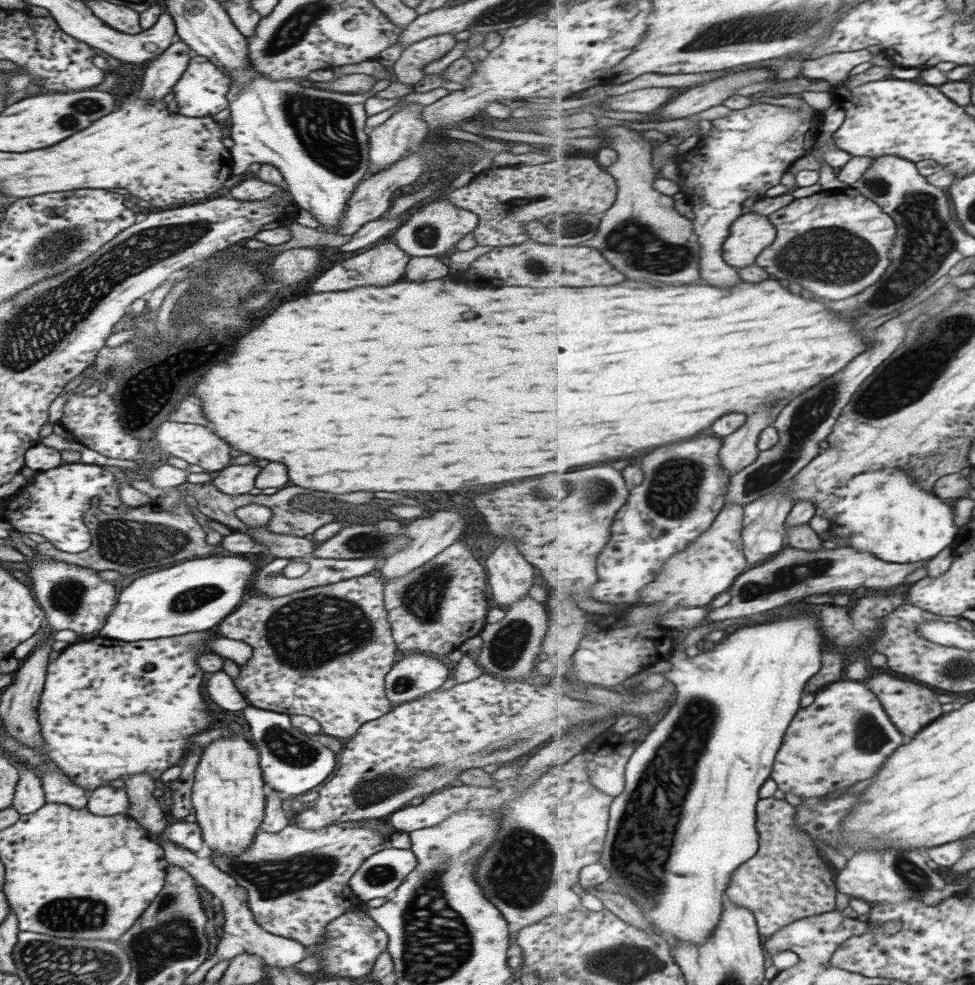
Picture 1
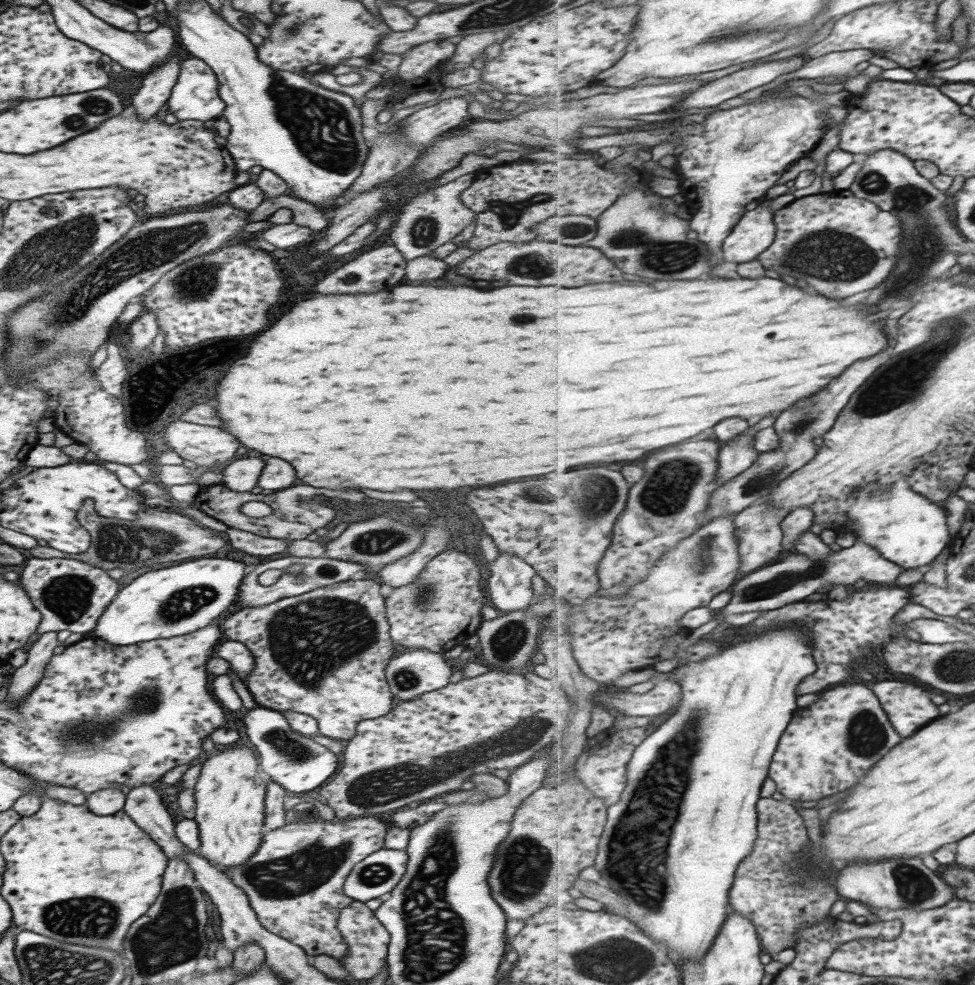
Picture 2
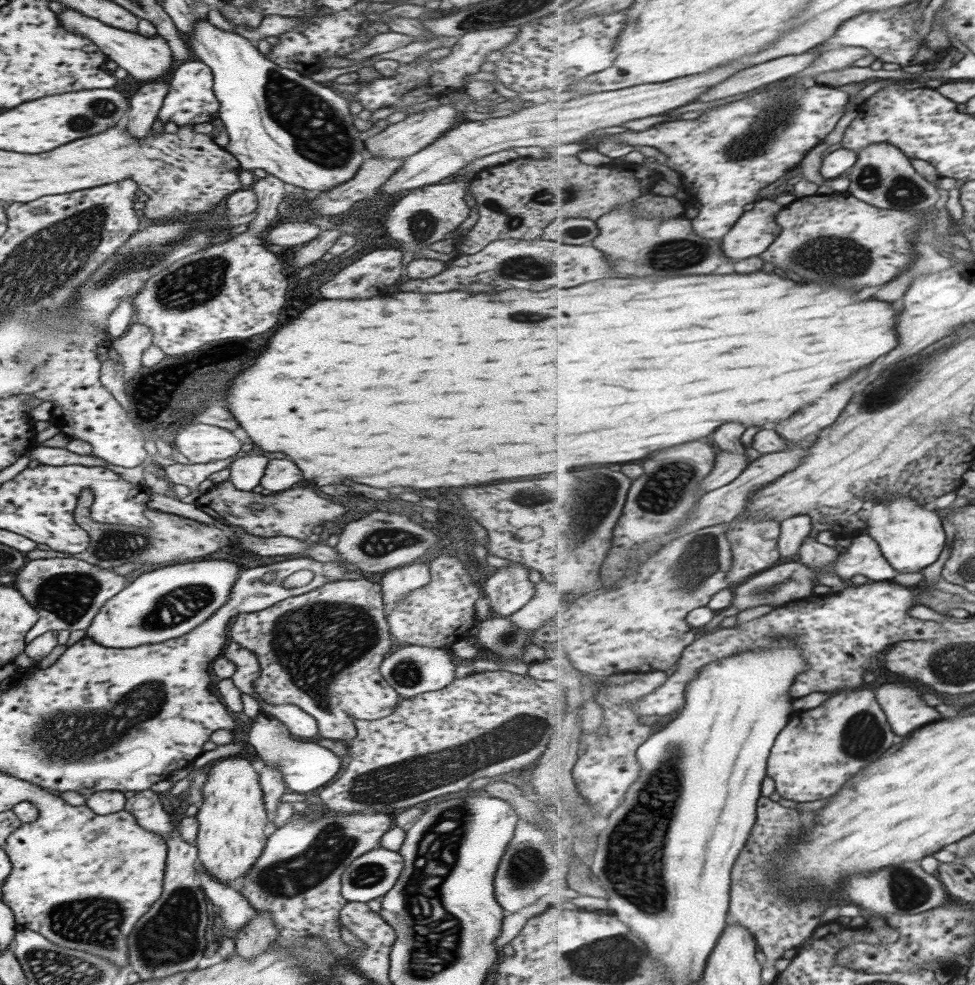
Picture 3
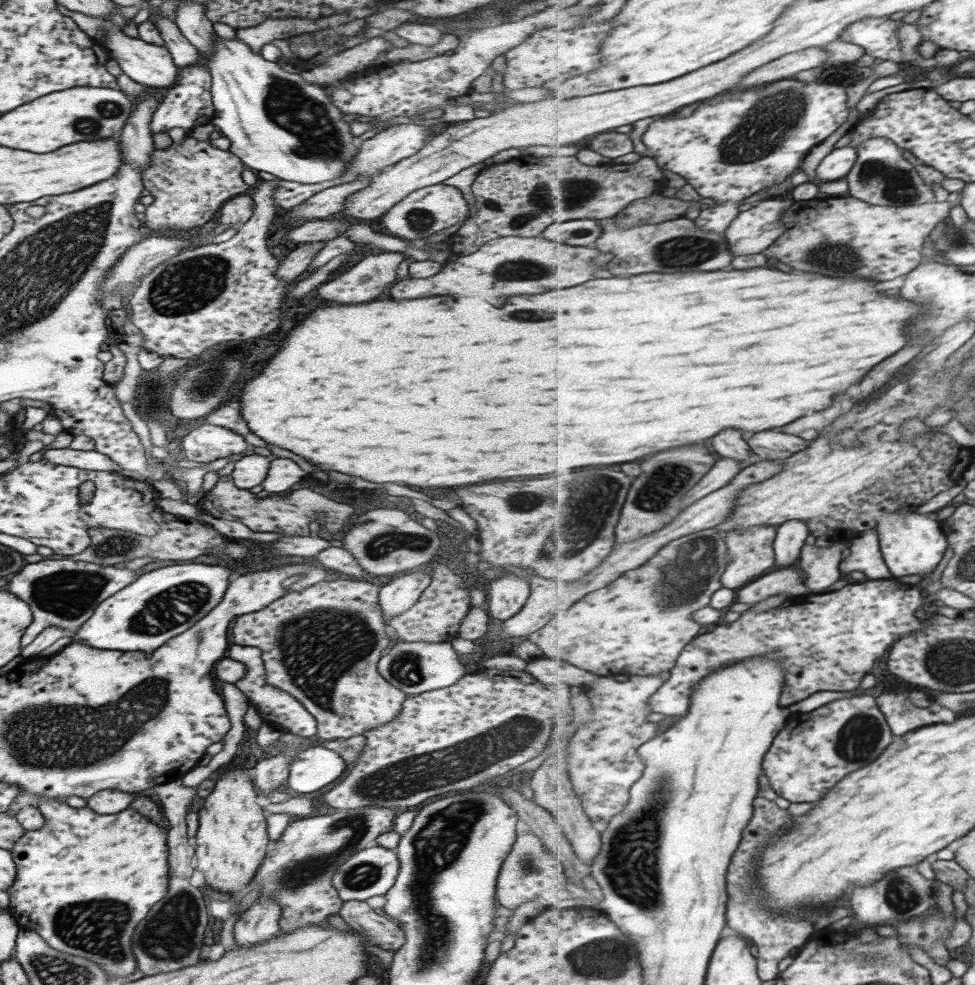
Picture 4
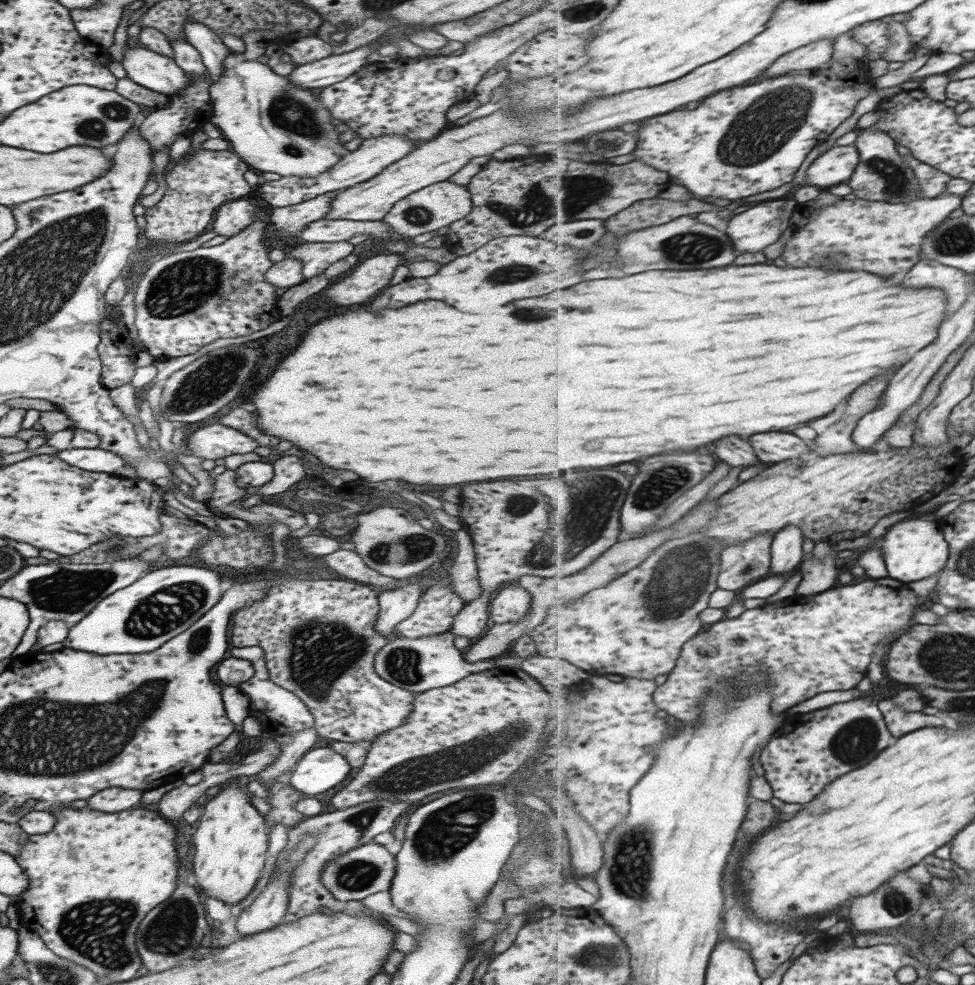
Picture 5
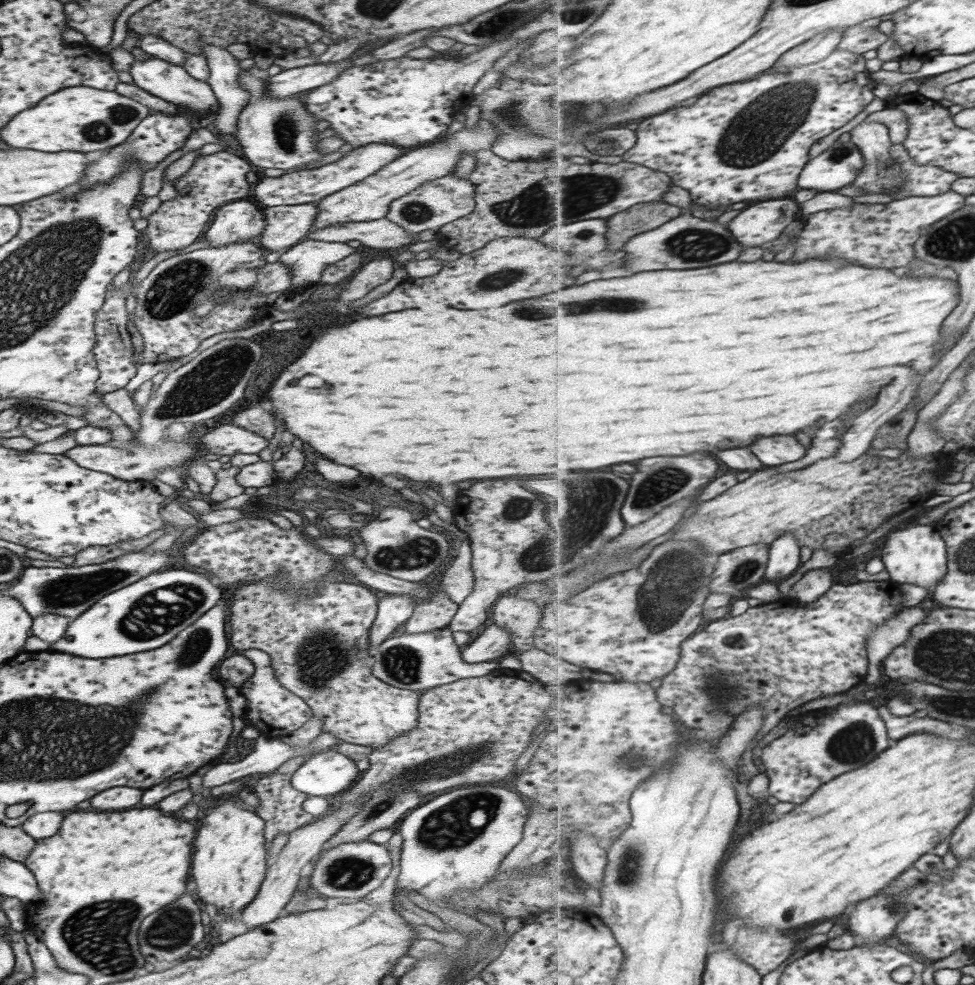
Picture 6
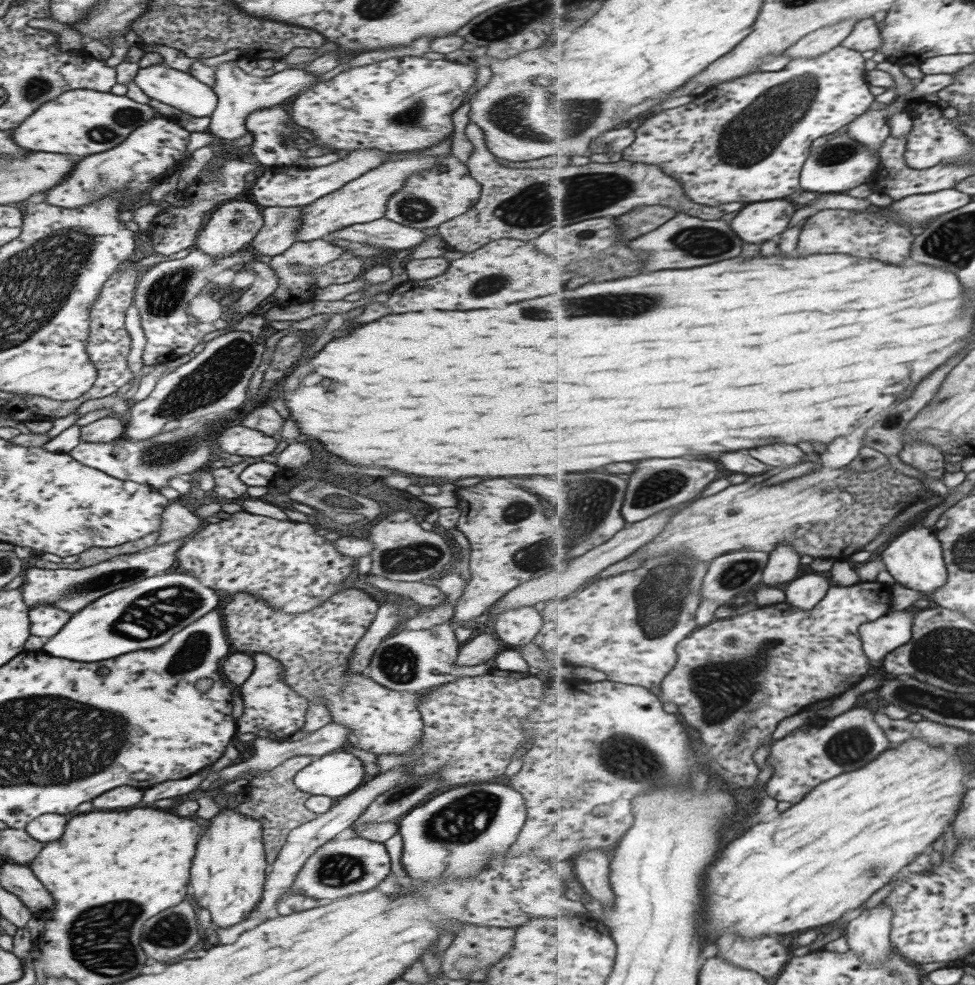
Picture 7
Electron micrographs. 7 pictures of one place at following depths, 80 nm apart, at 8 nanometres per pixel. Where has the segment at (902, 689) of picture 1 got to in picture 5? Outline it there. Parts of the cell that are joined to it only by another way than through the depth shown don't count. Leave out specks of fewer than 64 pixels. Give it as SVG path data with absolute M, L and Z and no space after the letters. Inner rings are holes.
M887 698L887 700L881 700L881 712L885 712L885 720L889 722L888 727L893 736L901 738L909 732L915 732L915 730L921 730L923 726L943 726L943 720L937 718L937 716L929 716L929 714L923 714L923 712L905 712L901 710L893 698Z

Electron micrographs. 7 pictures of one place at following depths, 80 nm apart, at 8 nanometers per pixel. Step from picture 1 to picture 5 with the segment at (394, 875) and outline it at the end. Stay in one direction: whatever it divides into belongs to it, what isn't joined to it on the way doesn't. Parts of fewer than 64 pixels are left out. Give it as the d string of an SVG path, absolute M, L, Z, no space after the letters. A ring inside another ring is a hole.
M369 842L338 854L333 860L326 862L320 872L322 885L337 900L359 901L365 896L383 892L390 887L395 870L394 856L383 845Z

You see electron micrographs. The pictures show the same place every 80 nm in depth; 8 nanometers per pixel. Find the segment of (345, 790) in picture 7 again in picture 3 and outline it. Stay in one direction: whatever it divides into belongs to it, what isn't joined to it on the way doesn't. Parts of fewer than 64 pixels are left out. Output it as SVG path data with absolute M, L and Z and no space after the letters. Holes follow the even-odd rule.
M261 710L251 721L244 740L253 746L255 752L263 760L263 764L272 766L281 773L285 786L297 794L311 792L327 784L341 768L339 757L330 750L317 743L304 742L301 738L293 737L280 720Z

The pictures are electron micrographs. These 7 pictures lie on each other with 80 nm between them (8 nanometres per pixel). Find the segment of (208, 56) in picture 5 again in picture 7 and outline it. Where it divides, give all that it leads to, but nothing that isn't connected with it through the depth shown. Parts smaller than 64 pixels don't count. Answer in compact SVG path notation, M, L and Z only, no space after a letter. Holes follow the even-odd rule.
M221 62L214 66L215 84L213 84L212 92L217 96L216 105L213 112L208 116L210 123L208 124L208 132L214 137L220 138L221 141L213 144L215 158L223 158L226 153L231 152L233 146L229 146L231 140L239 138L246 133L244 125L245 117L254 110L272 107L279 104L293 95L298 95L303 88L317 81L318 76L308 73L305 69L298 66L290 66L280 72L273 73L268 77L255 77L243 73L241 69L232 62Z

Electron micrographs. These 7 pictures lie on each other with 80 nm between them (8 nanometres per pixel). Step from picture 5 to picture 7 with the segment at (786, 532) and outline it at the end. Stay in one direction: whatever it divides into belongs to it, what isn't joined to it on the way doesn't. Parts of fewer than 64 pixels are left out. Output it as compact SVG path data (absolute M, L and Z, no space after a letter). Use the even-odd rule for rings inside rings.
M781 543L771 552L771 560L765 568L763 582L767 586L787 584L797 578L799 570L801 570L801 556L793 546Z

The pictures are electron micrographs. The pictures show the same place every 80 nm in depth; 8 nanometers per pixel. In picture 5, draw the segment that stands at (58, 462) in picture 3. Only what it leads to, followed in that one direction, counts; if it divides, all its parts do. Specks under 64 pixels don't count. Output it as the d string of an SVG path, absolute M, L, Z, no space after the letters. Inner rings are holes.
M67 448L56 452L63 462L89 472L102 472L116 477L137 477L135 469L114 452L102 448Z

